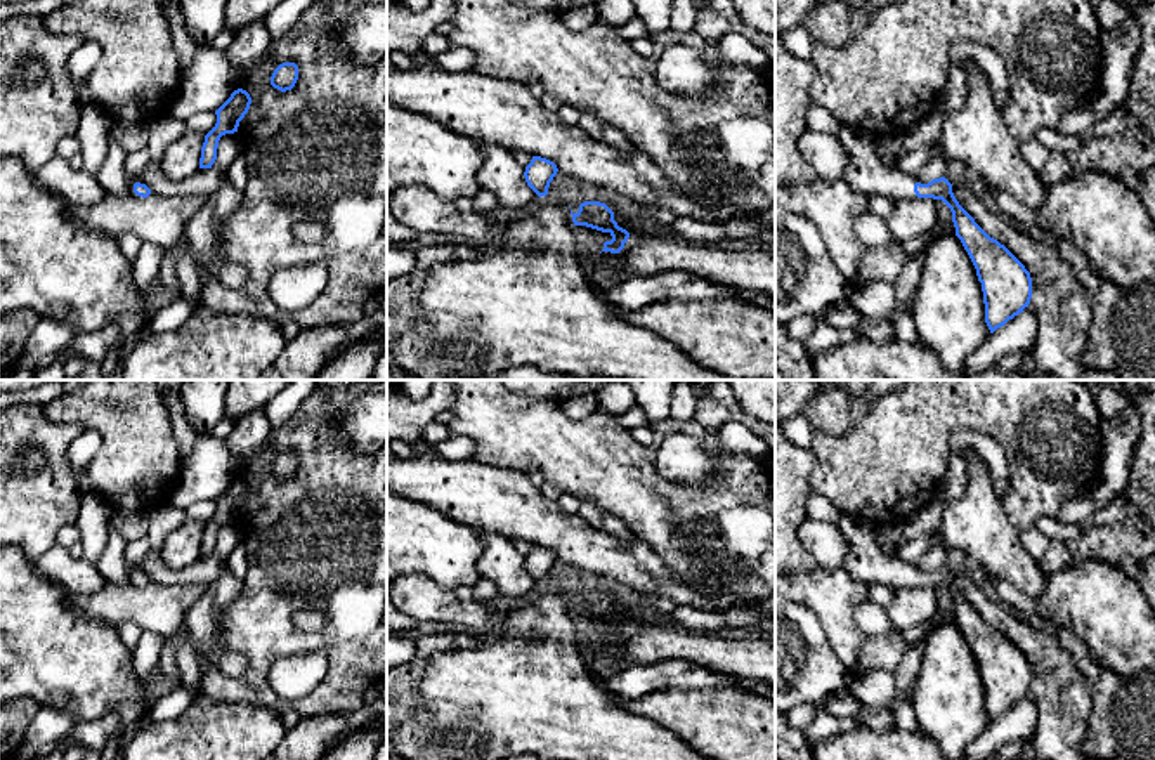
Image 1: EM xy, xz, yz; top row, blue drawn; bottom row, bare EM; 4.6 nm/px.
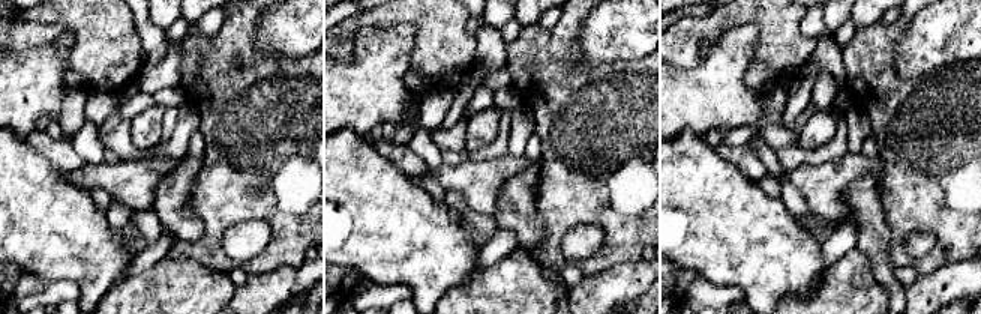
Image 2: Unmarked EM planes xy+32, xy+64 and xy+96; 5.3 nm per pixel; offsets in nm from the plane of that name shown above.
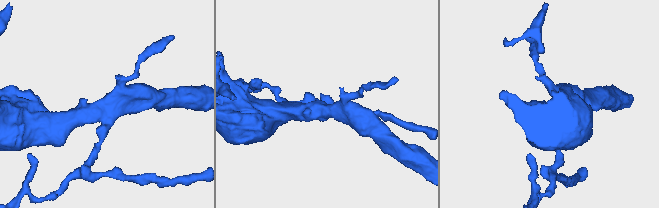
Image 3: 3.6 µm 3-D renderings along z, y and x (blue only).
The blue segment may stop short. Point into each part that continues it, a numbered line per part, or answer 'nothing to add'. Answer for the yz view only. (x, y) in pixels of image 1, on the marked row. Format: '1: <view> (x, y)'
1: yz (866, 172)

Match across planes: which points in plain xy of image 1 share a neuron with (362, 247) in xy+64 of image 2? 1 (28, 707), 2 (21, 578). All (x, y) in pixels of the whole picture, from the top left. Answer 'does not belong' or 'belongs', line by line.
1: does not belong
2: belongs

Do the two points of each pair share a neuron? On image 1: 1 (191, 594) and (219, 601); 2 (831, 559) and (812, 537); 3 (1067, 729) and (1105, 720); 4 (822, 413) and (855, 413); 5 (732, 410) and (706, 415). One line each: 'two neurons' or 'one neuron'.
1: two neurons
2: one neuron
3: two neurons
4: one neuron
5: one neuron

